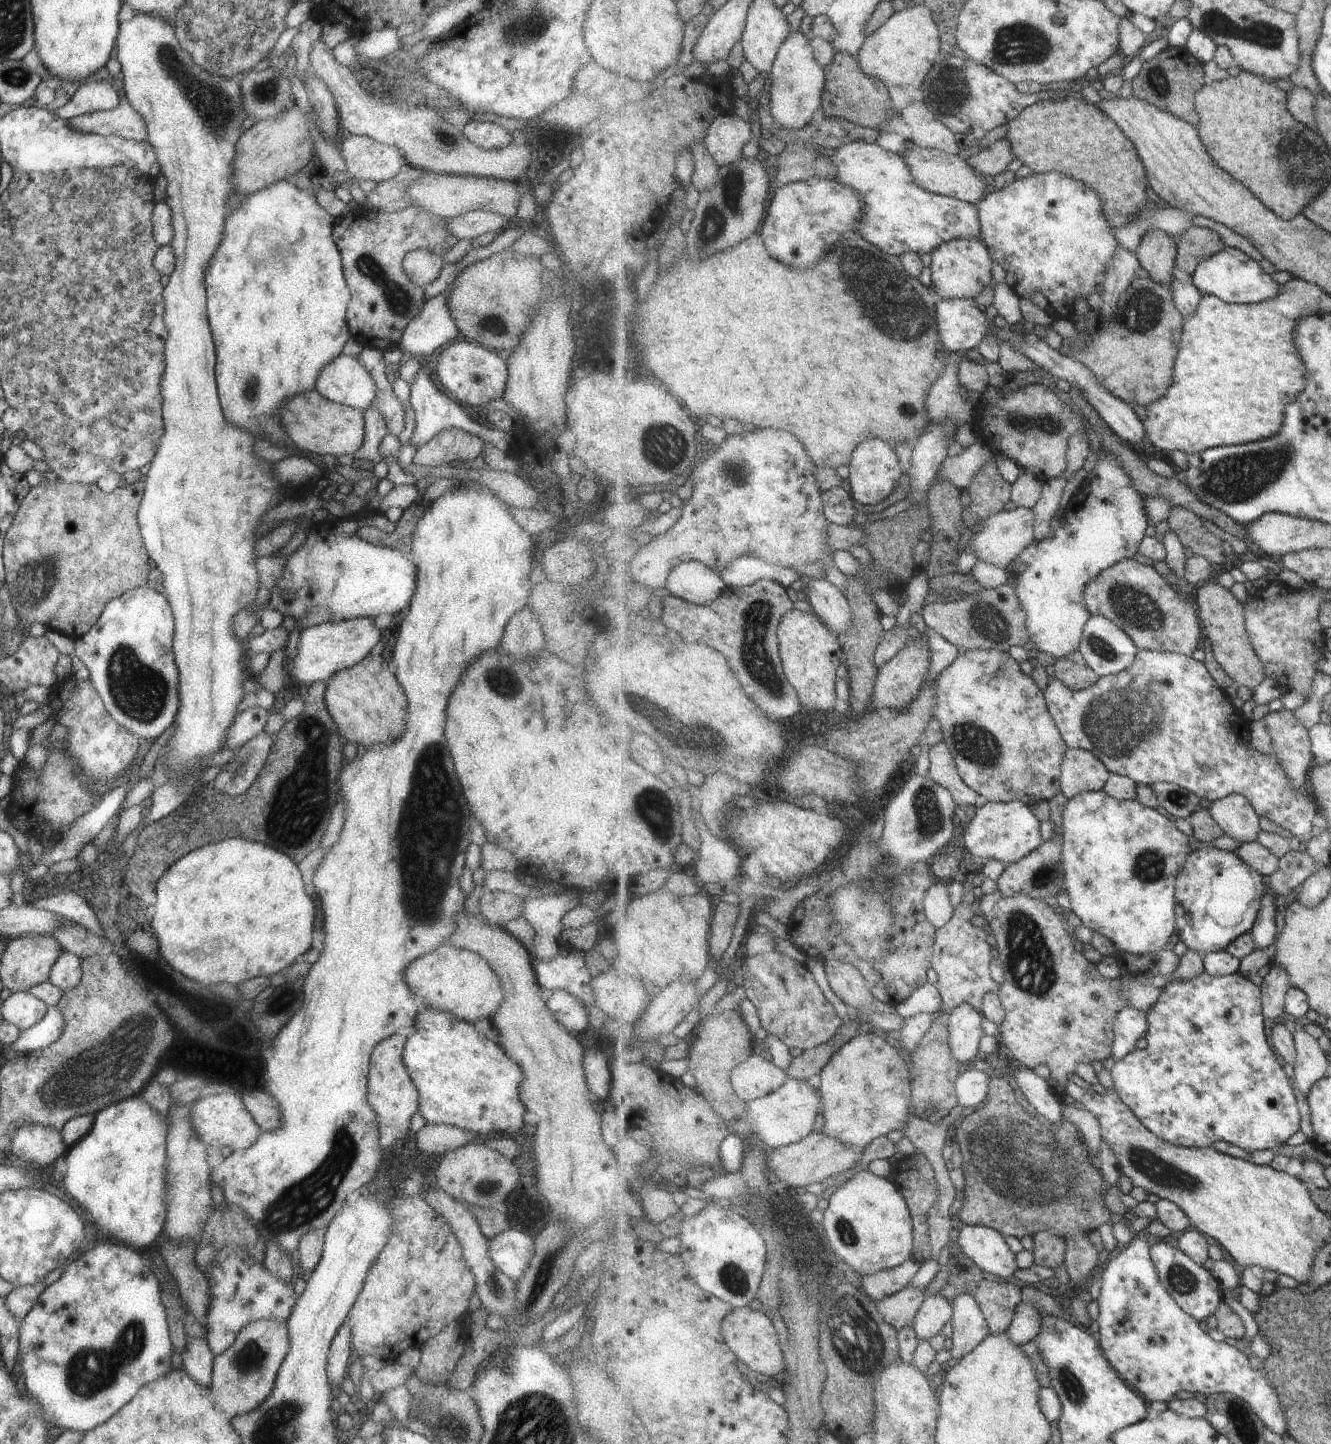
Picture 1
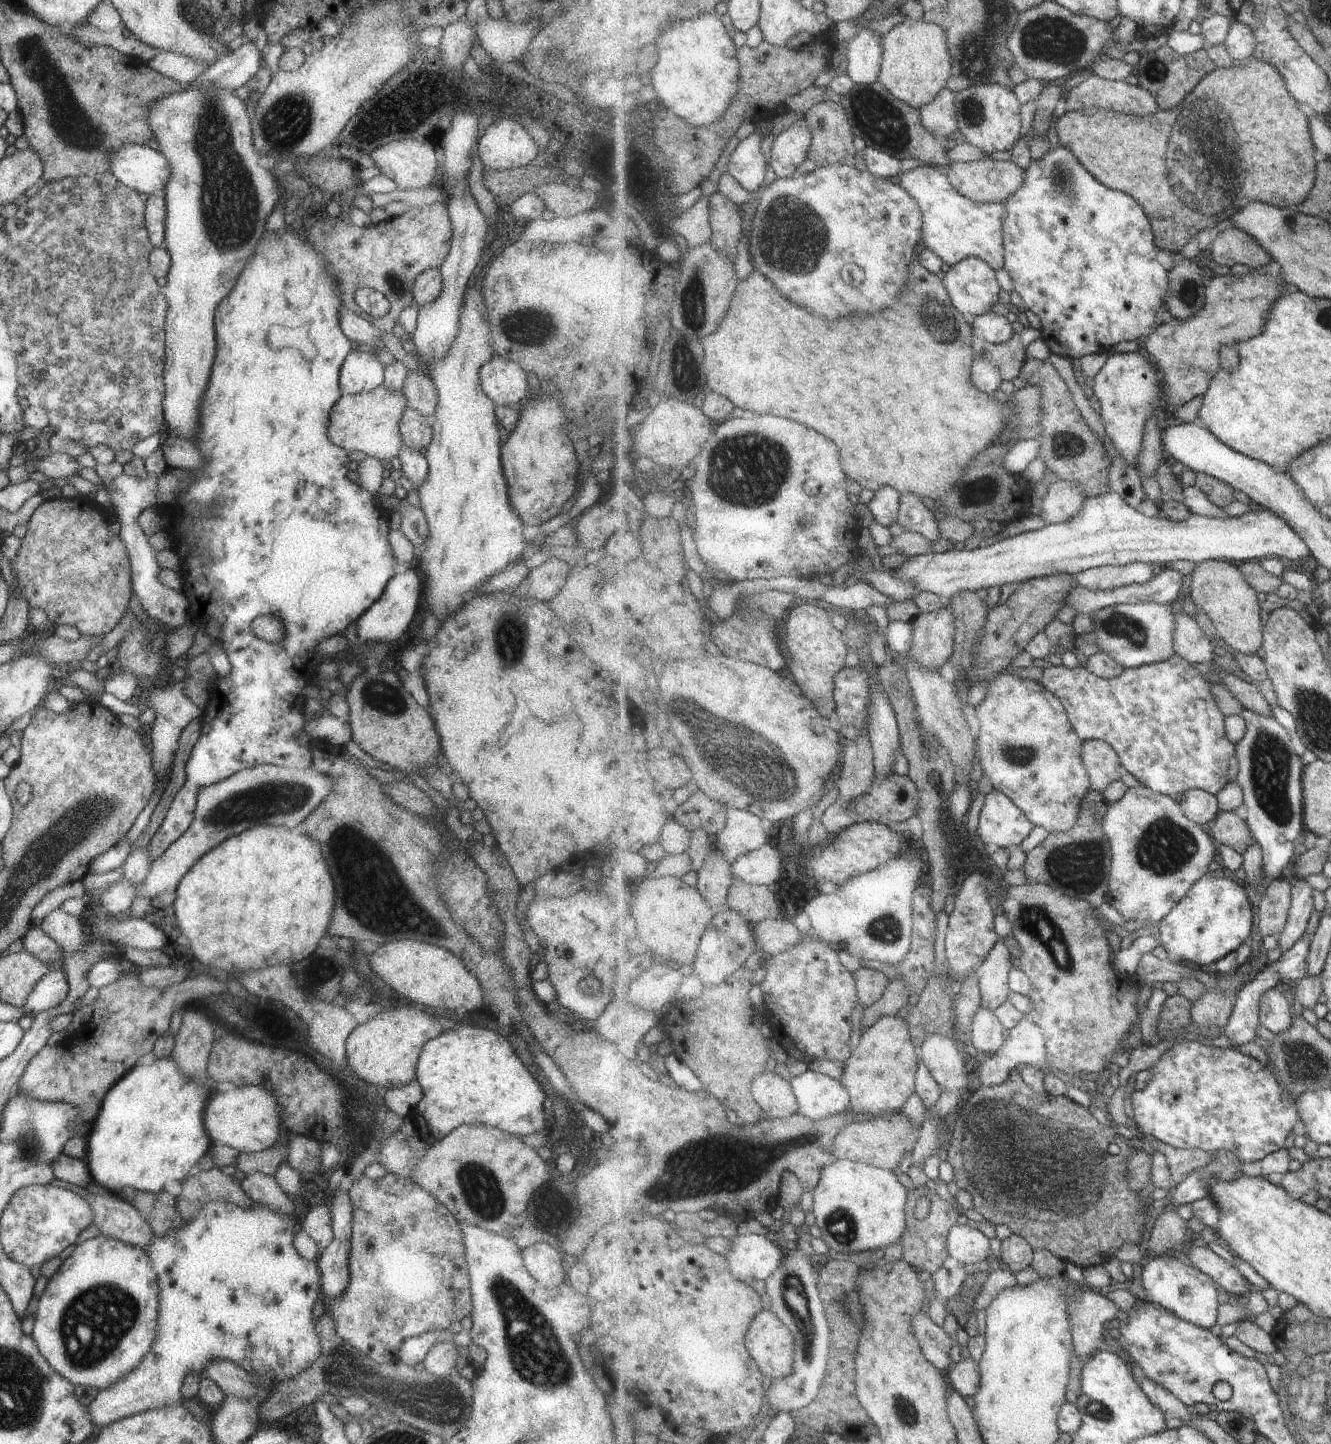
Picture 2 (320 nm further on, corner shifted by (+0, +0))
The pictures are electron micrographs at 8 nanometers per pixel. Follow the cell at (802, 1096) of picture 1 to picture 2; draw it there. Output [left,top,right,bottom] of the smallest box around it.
[791,1071,852,1121]

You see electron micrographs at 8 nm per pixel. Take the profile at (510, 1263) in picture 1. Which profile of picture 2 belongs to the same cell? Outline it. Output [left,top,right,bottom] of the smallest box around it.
[521,1243,566,1287]

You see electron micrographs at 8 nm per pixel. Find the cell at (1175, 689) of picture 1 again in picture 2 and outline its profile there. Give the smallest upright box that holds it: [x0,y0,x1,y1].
[1038,655,1239,799]

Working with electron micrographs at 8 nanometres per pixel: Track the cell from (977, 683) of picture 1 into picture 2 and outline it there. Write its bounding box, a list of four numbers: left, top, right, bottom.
[975,672,1094,833]

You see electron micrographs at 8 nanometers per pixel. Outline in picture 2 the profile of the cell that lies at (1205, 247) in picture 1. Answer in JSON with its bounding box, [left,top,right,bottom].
[1209,227,1274,268]

